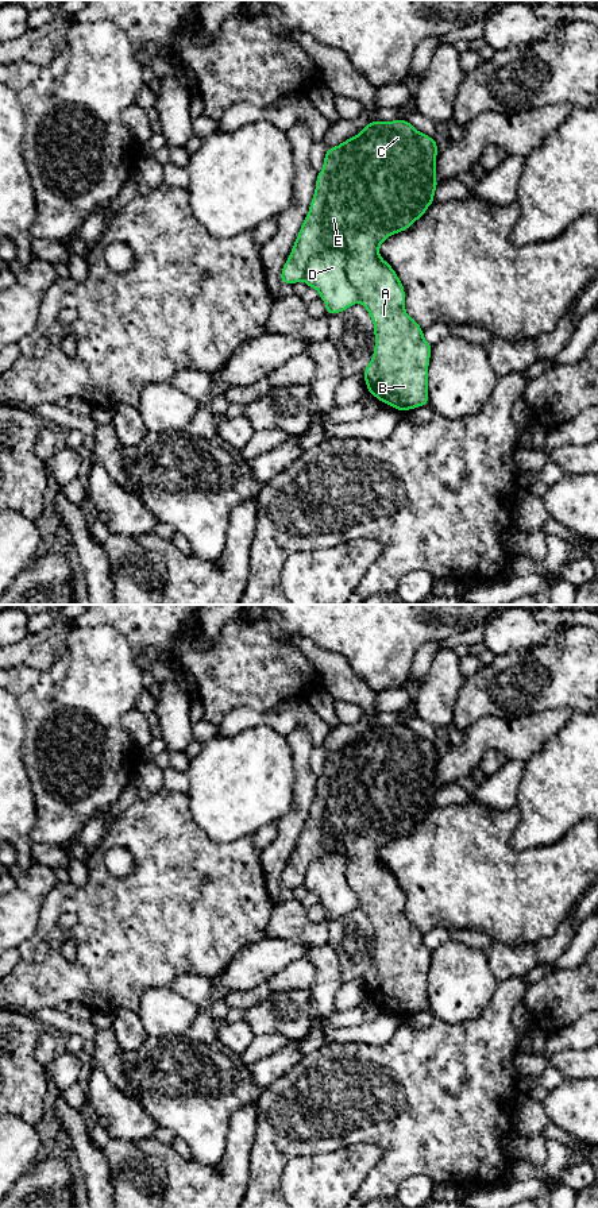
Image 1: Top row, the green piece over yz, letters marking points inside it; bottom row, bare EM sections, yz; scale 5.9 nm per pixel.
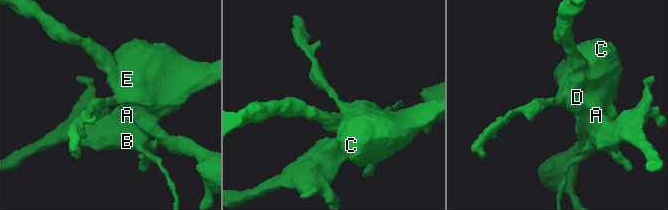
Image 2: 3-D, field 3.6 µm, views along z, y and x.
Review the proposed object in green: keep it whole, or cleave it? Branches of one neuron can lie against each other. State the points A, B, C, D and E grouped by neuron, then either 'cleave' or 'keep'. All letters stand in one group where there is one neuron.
A B C E / D | cleave

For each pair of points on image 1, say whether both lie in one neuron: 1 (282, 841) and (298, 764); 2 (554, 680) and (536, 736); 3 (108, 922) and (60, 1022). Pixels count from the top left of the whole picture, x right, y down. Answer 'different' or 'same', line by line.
1: same
2: different
3: different

